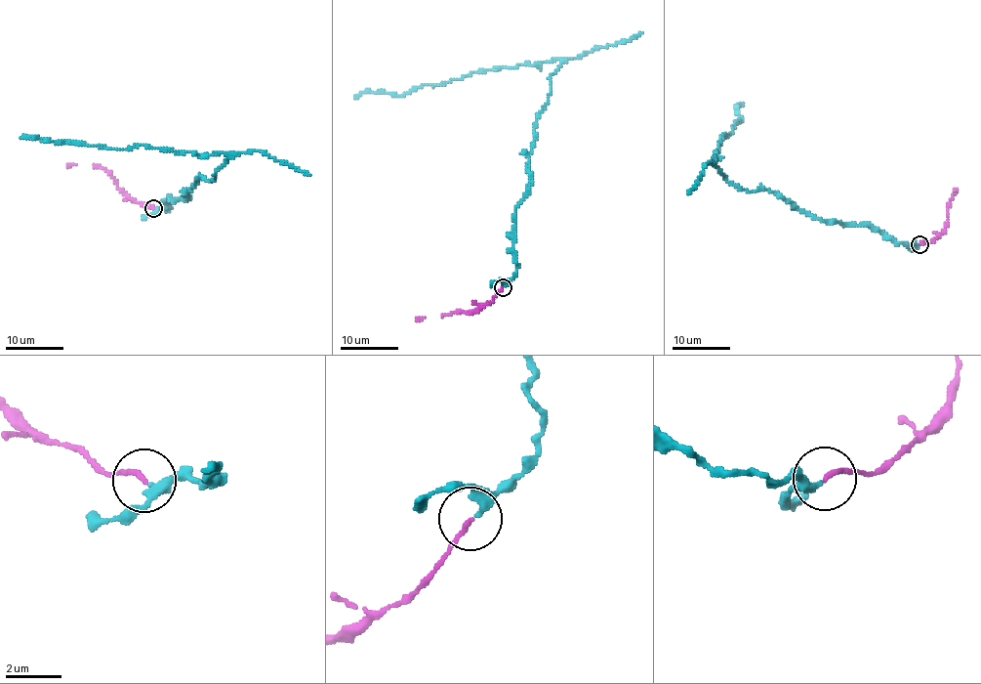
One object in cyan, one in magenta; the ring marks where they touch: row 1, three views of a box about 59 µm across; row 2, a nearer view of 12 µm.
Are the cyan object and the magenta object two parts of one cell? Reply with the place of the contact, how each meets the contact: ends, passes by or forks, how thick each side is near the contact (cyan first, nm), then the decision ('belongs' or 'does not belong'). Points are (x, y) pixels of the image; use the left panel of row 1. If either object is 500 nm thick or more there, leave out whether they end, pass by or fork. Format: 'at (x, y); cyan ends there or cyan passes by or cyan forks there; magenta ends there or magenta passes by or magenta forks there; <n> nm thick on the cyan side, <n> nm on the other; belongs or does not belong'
at (153, 208); cyan passes by; magenta ends there; 280 nm thick on the cyan side, 160 nm on the other; belongs

